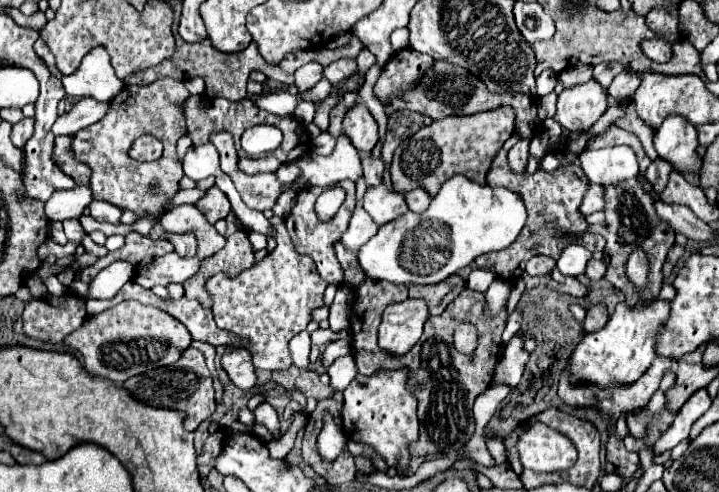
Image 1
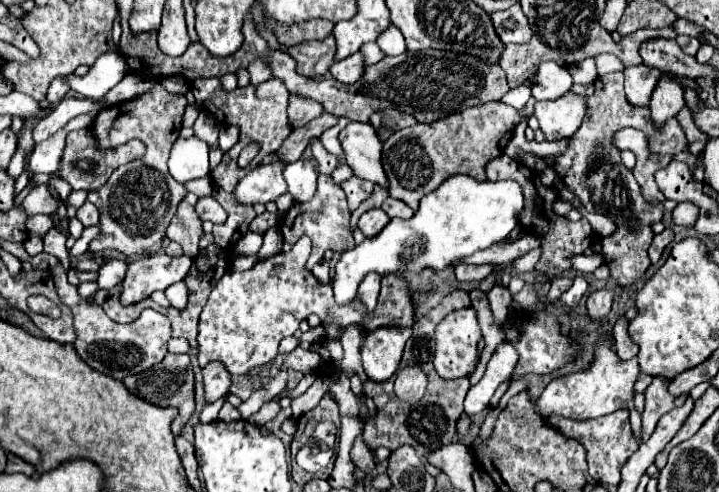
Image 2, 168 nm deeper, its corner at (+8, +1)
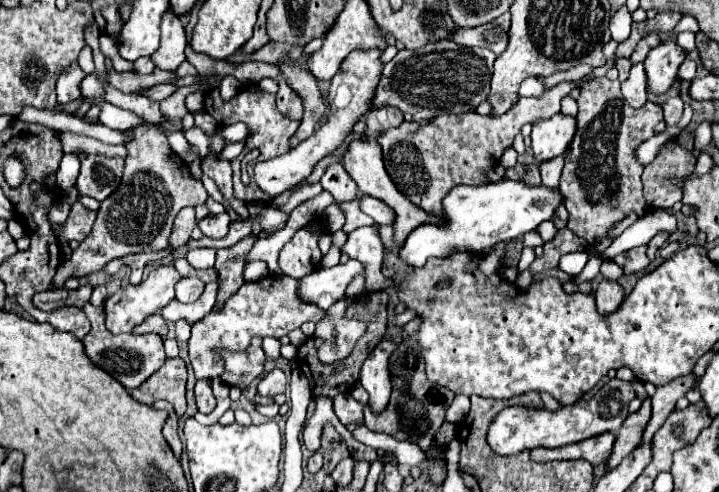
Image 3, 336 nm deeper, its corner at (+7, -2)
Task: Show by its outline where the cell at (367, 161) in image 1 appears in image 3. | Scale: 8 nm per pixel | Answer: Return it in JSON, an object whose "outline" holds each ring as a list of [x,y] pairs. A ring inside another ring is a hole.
{"outline":[[[357,200],[349,202],[349,204],[341,204],[341,208],[345,210],[345,226],[343,226],[343,232],[353,232],[361,226],[369,226],[369,224],[375,224],[373,220],[369,220],[369,216],[365,216],[363,212],[357,212]]]}

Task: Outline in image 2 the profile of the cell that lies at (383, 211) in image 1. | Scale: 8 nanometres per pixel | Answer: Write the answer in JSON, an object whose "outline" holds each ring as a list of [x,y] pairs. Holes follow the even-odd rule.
{"outline":[[[376,207],[376,209],[366,211],[366,213],[358,219],[358,227],[362,229],[362,233],[364,233],[366,237],[372,237],[372,235],[376,235],[388,221],[390,221],[390,217],[388,217],[380,207]]]}

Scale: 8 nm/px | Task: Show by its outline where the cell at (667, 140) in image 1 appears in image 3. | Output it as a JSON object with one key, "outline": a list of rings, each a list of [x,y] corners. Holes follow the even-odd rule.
{"outline":[[[673,38],[661,40],[659,46],[649,50],[649,56],[645,58],[649,90],[655,94],[665,94],[677,78],[677,70],[685,56],[687,52]]]}

